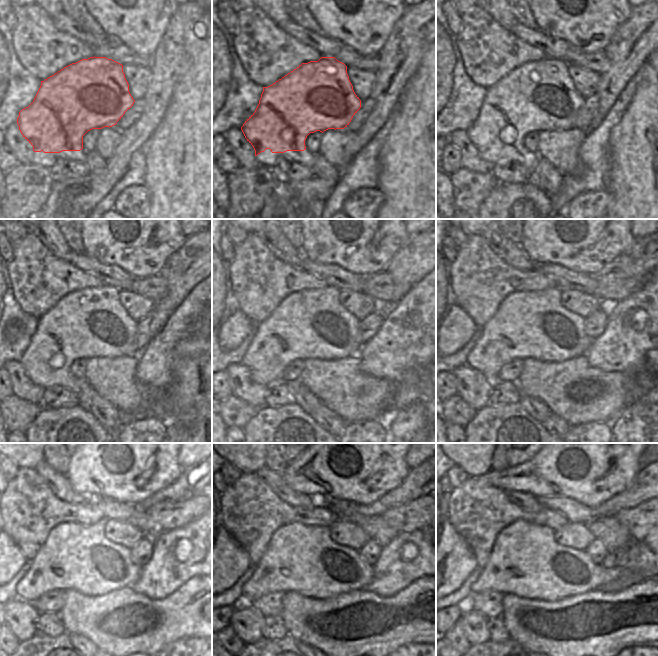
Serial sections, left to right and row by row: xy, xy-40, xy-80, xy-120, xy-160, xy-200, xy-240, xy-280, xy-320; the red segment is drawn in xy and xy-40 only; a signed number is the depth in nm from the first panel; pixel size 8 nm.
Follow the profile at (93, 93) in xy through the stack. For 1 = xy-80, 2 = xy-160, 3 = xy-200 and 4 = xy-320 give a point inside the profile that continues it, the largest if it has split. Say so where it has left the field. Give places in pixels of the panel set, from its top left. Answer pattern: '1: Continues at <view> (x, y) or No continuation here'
1: Continues at xy-80 (538, 96)
2: Continues at xy-160 (310, 324)
3: Continues at xy-200 (528, 324)
4: Continues at xy-320 (525, 560).

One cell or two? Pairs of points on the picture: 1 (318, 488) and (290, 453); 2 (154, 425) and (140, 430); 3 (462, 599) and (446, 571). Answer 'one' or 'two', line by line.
1: two
2: one
3: two

